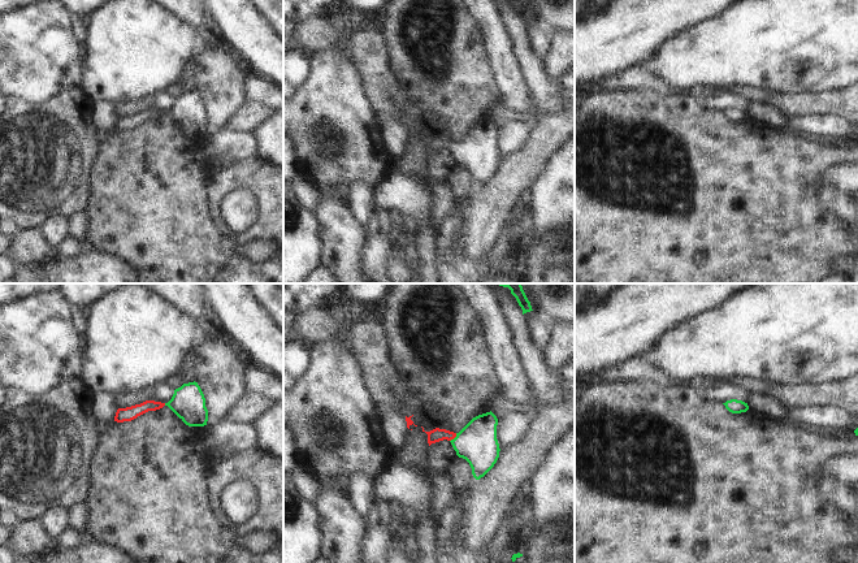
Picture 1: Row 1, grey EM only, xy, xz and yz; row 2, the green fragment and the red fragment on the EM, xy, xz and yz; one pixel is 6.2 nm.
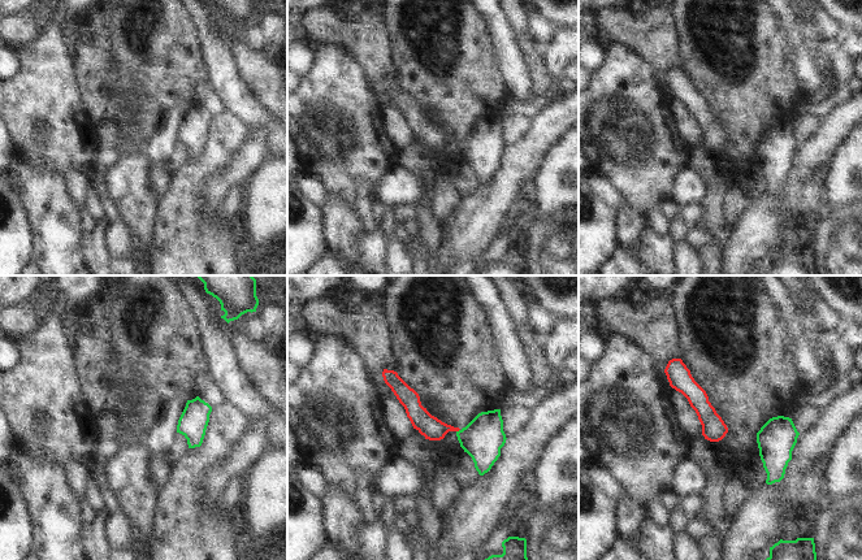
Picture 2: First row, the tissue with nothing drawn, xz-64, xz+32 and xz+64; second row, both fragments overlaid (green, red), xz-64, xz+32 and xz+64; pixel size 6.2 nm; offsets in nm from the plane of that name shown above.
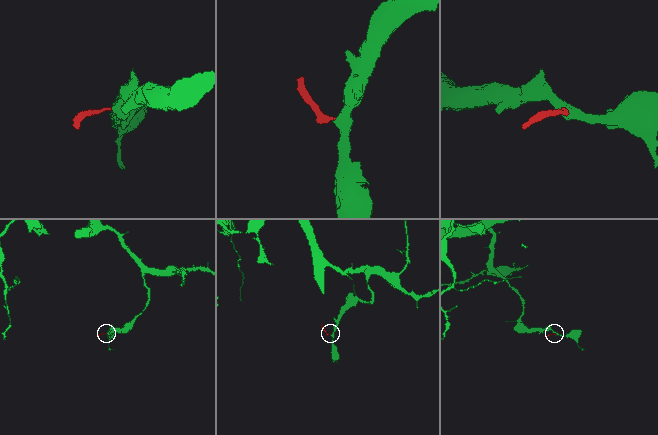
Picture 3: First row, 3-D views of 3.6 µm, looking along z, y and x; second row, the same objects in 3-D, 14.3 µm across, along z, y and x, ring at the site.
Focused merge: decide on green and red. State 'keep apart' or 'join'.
join

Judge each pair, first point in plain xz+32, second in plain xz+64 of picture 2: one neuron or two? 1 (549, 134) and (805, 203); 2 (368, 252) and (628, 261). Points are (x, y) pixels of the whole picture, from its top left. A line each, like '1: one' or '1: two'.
1: two
2: one

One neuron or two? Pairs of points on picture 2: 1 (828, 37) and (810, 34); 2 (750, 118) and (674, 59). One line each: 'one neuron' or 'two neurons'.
1: two neurons
2: two neurons

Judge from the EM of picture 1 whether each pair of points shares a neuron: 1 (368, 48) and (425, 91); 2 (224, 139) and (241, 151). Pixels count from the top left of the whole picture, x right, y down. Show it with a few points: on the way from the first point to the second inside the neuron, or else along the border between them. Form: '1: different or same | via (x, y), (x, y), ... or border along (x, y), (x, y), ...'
1: different | border along (382, 35), (389, 57), (389, 68), (402, 94)
2: same | via (228, 143), (237, 147)

